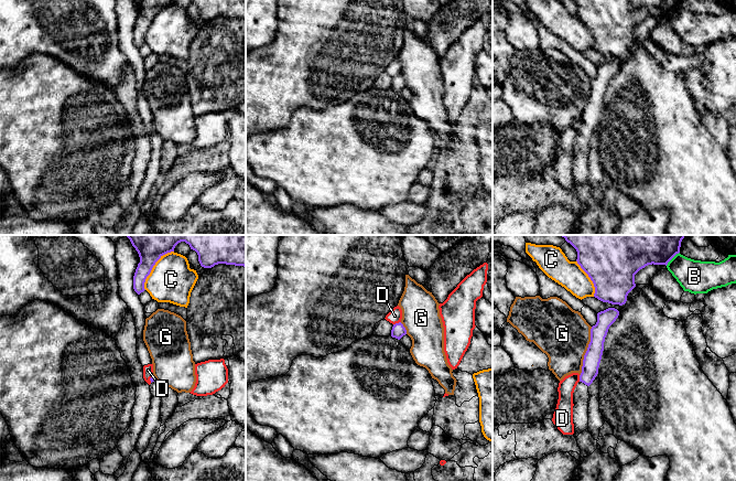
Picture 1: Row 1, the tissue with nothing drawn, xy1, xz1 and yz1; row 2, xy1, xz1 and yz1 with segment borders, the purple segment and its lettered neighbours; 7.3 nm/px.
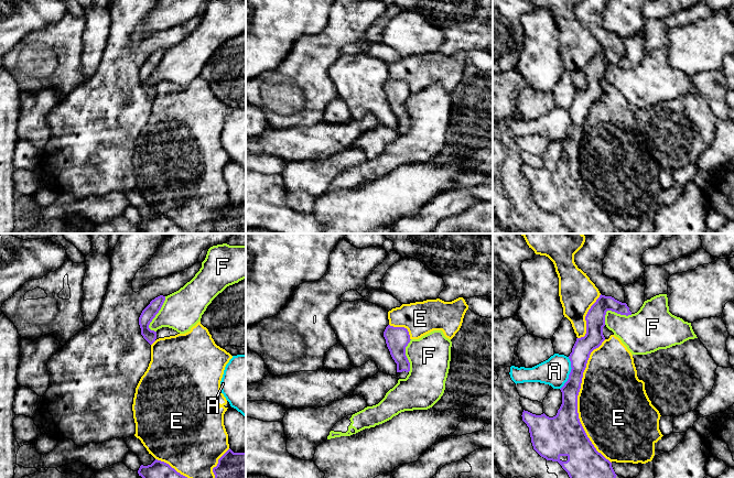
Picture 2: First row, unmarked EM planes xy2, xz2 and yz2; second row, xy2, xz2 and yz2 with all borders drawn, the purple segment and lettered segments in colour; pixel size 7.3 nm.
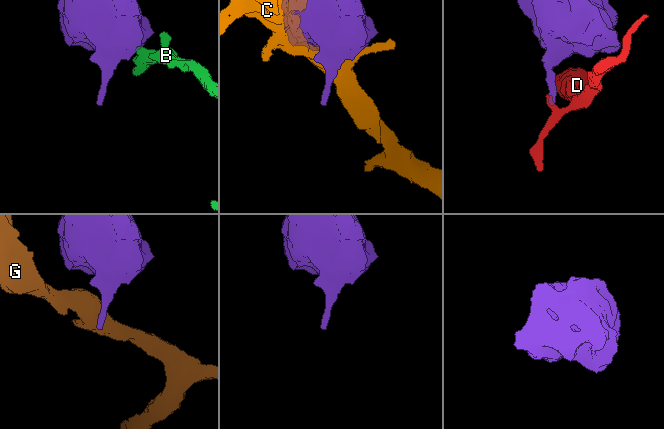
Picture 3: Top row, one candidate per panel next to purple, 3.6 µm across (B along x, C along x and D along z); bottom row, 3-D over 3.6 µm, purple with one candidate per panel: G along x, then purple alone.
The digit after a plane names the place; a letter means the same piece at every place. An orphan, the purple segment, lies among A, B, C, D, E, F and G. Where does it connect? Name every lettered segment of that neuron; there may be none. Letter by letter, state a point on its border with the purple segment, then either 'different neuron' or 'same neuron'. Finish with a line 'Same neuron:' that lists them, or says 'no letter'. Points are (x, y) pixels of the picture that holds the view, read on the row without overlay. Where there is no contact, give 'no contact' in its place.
A: yz2 (570, 127) | different neuron
B: yz1 (672, 10) | different neuron
C: xy1 (152, 20) | different neuron
D: xz1 (397, 76) | different neuron
E: yz2 (576, 154) | different neuron
F: xy2 (157, 66) | different neuron
G: yz1 (586, 104) | different neuron
Same neuron: no letter

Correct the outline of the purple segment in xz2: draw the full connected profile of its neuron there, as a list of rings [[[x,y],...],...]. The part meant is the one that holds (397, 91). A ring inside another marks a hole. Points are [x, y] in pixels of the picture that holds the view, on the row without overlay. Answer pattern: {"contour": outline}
{"contour": [[[388,78],[384,85],[387,100],[397,117],[398,132],[406,132],[410,124],[410,116],[406,109],[406,100],[410,96],[410,88],[404,80]]]}

